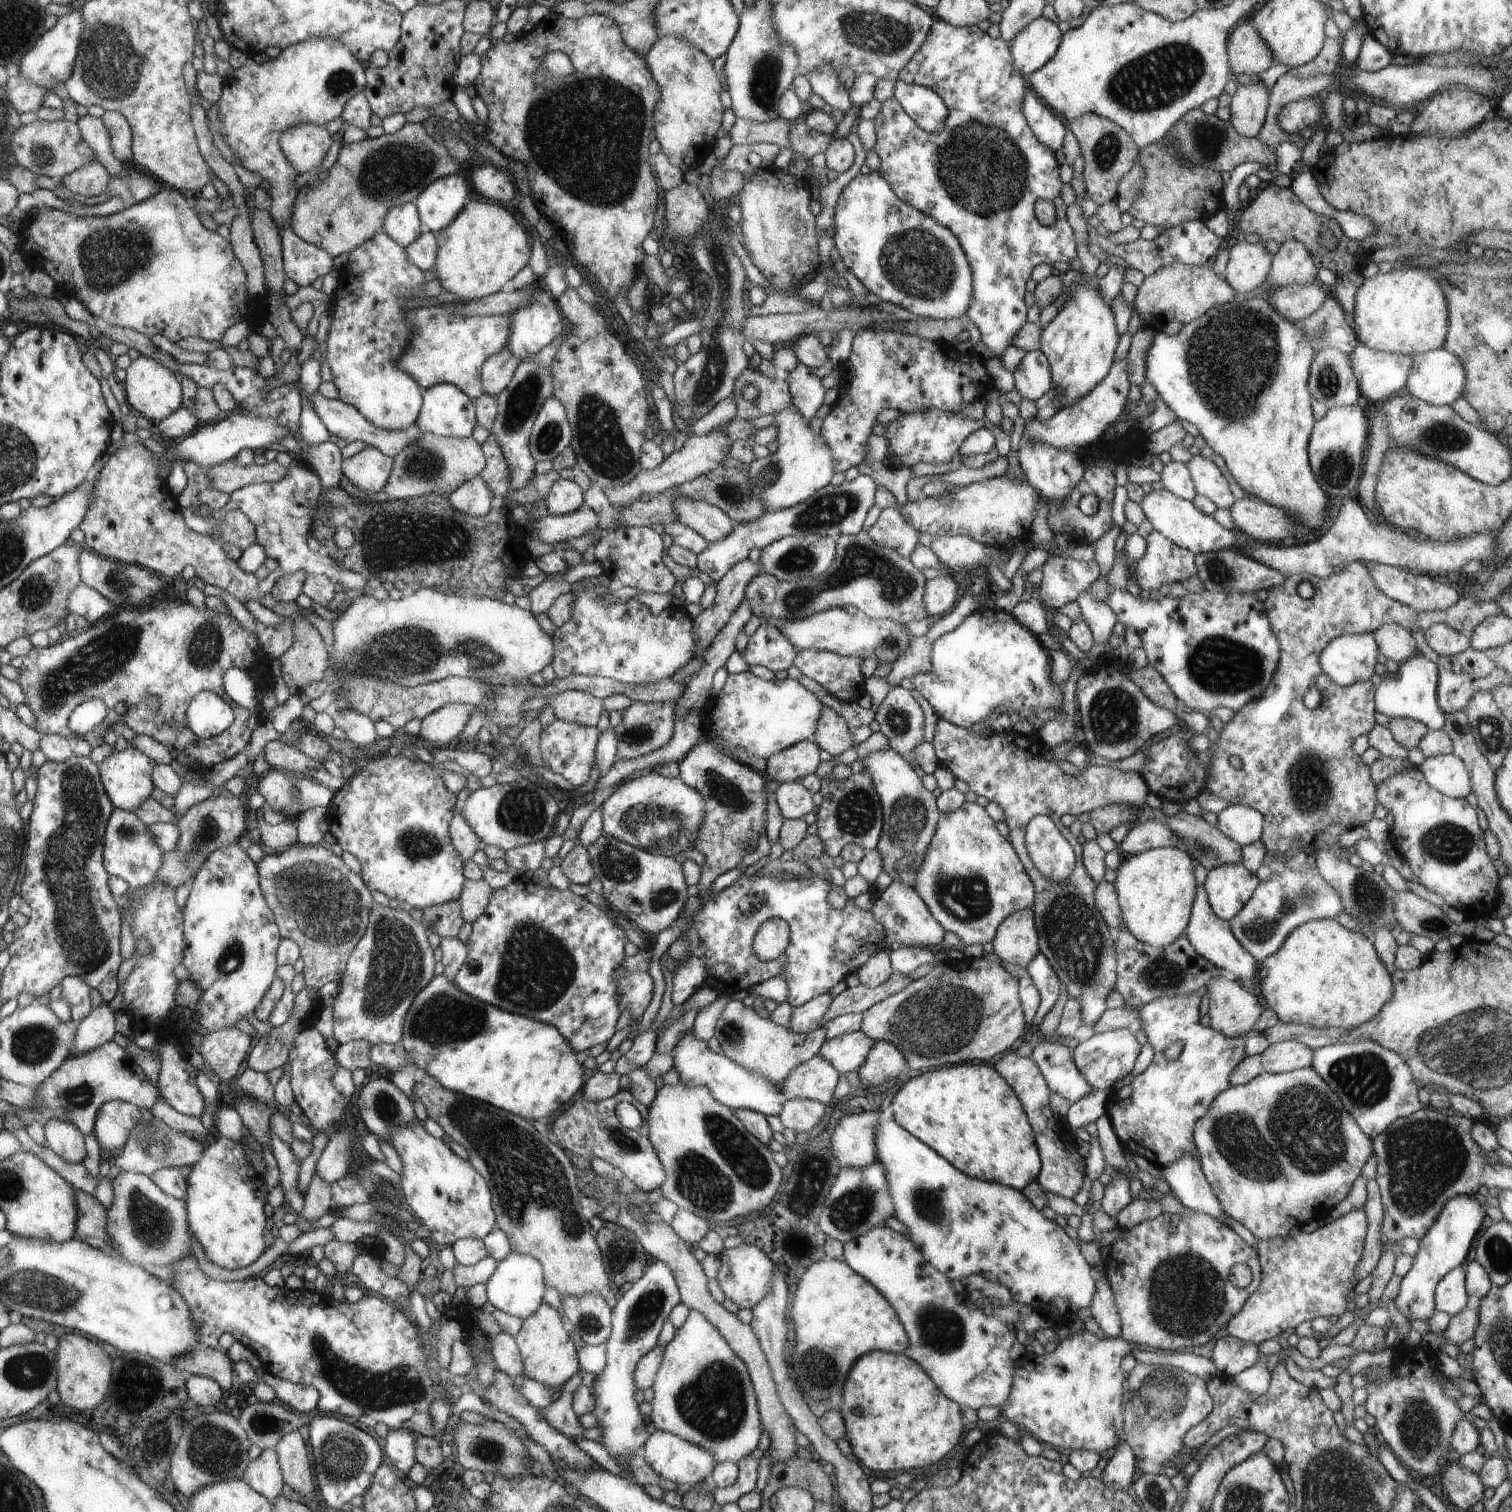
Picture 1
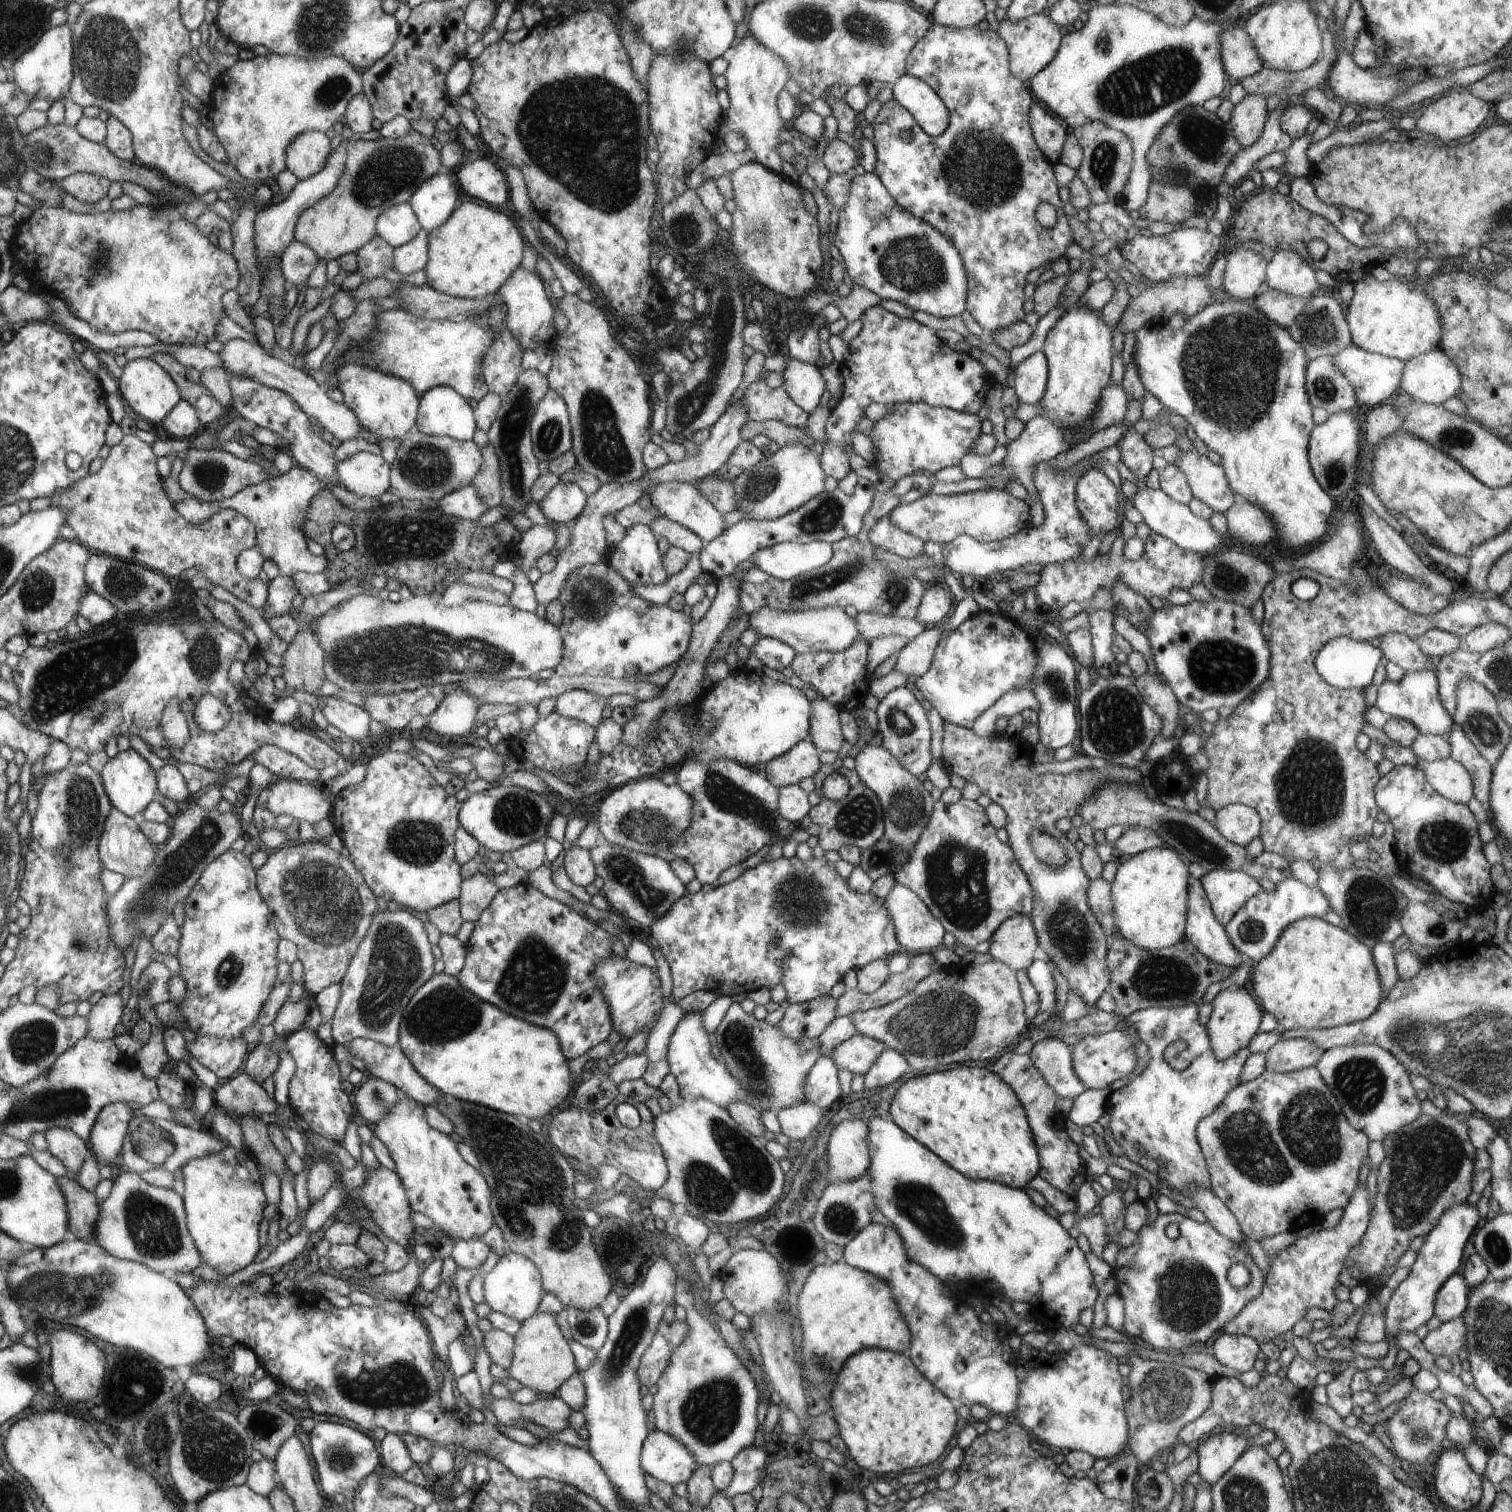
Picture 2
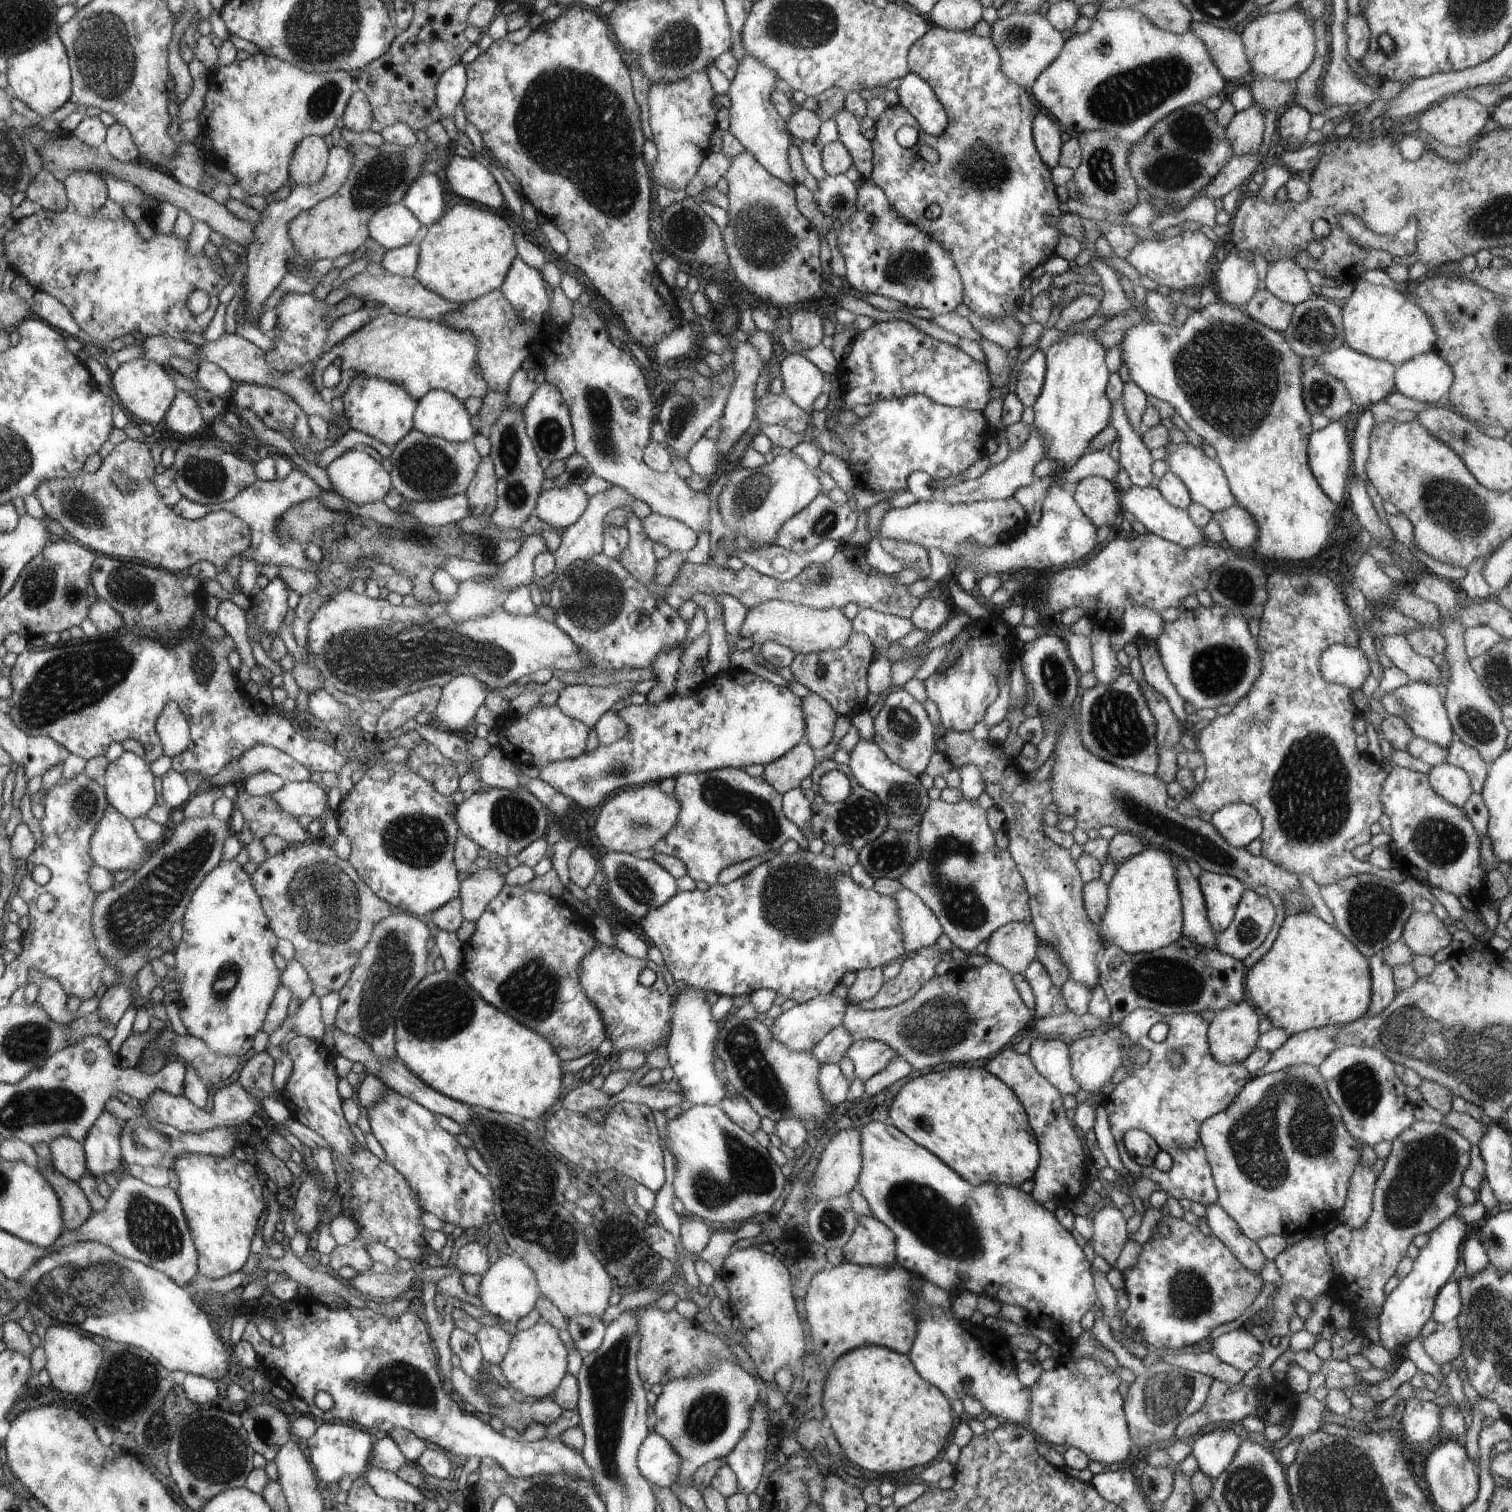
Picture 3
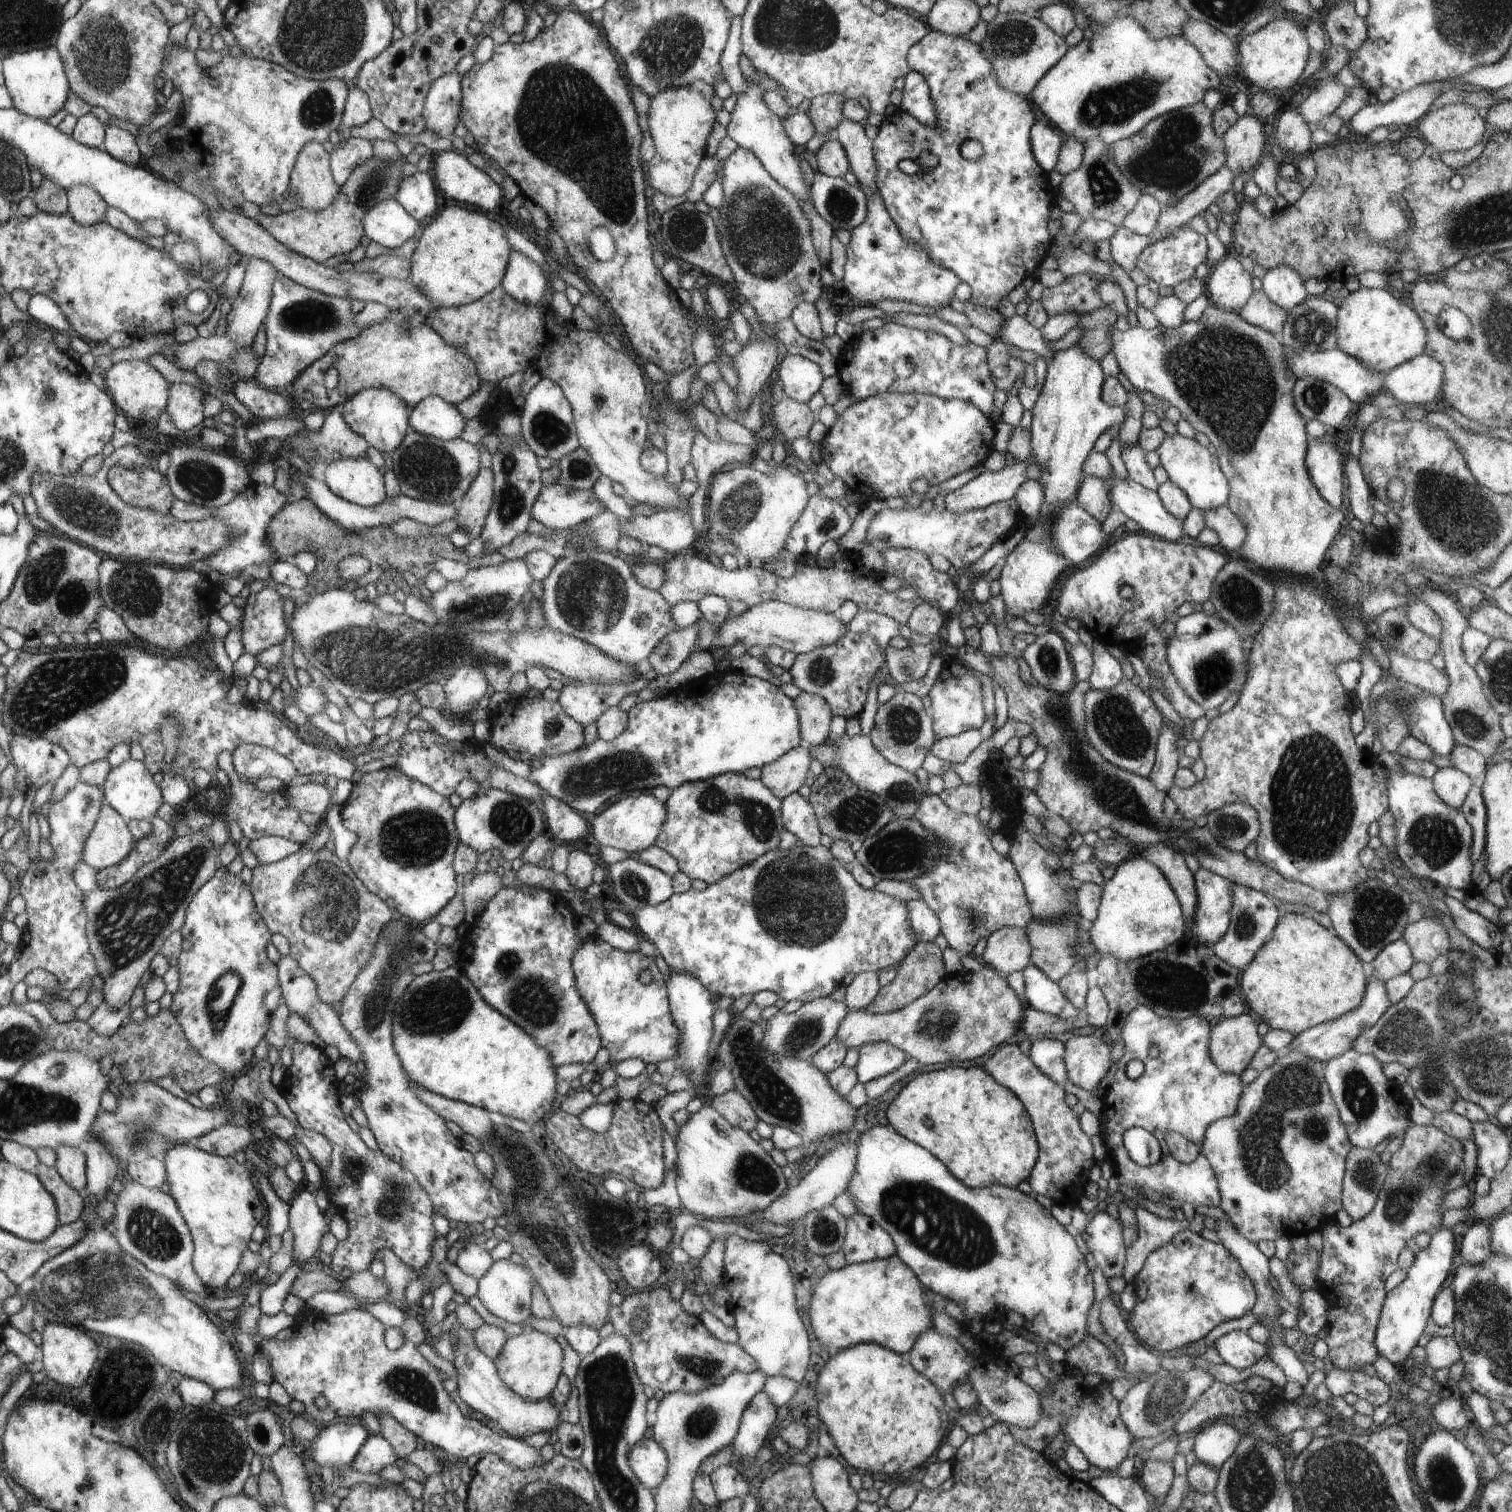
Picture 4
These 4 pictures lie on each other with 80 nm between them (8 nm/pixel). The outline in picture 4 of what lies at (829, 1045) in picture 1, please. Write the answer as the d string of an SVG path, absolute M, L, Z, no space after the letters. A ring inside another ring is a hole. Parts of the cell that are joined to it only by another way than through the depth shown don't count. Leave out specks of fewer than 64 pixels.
M873 1042L859 1046L859 1061L855 1066L858 1082L866 1084L900 1068L907 1054L889 1042Z

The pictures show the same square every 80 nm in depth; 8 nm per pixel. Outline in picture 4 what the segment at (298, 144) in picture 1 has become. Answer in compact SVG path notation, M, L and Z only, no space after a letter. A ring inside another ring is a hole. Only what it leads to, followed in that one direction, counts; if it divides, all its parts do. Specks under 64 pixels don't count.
M310 141L299 154L288 193L280 202L292 201L303 209L321 211L338 198L340 189L331 171L330 154L322 144Z

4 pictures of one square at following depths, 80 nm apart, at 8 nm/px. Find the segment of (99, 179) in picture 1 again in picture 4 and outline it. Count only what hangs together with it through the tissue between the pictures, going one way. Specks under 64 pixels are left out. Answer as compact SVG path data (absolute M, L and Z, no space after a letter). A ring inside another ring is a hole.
M84 185L73 186L67 192L67 203L67 214L82 226L105 222L109 206L96 189Z

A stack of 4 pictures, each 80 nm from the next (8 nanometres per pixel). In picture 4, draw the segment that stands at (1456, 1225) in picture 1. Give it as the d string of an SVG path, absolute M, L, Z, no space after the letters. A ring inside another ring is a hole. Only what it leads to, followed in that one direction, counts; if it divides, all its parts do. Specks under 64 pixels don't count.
M1438 1228L1432 1232L1431 1241L1416 1255L1414 1264L1407 1270L1407 1278L1386 1293L1374 1337L1374 1346L1380 1356L1394 1364L1409 1362L1411 1350L1417 1345L1431 1318L1431 1308L1446 1278L1454 1272L1456 1235L1452 1229Z

